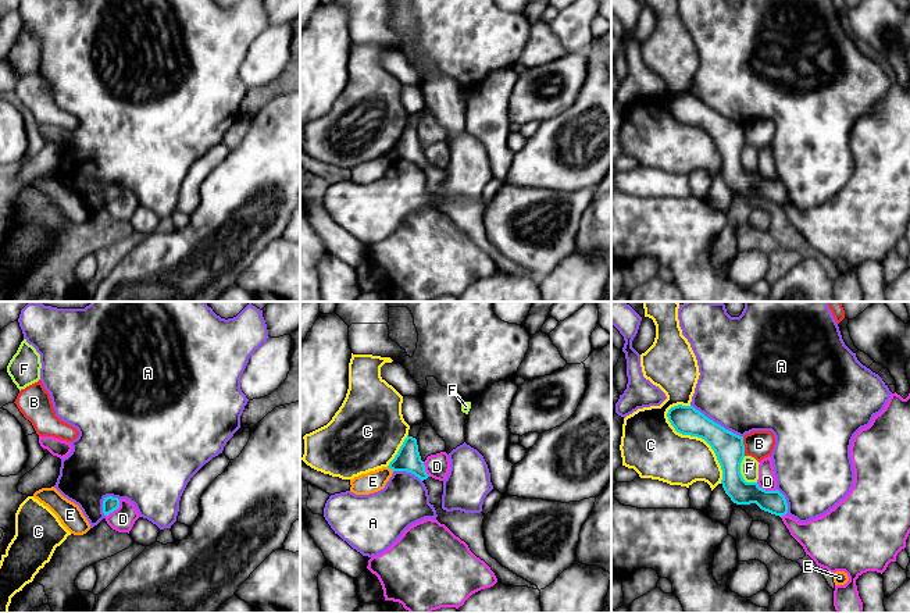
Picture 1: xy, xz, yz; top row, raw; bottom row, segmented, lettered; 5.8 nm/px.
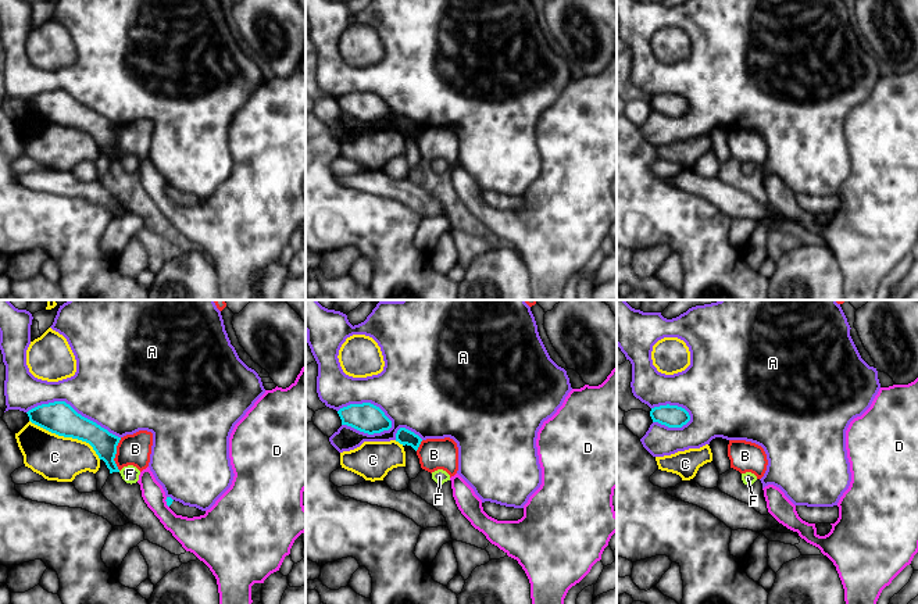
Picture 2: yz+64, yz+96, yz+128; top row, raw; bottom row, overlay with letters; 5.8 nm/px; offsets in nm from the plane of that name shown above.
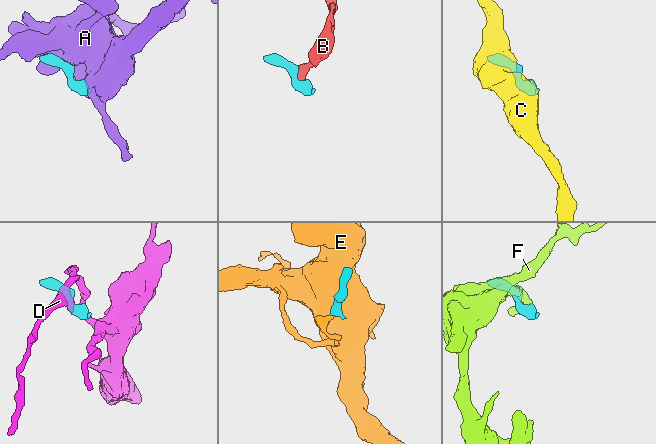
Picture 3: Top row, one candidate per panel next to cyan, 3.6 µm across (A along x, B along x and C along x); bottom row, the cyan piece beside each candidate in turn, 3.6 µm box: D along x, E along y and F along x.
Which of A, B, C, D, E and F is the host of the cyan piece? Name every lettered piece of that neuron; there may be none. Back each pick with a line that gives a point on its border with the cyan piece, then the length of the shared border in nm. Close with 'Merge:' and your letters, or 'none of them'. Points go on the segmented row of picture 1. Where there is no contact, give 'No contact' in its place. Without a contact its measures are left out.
Merge: none of them

